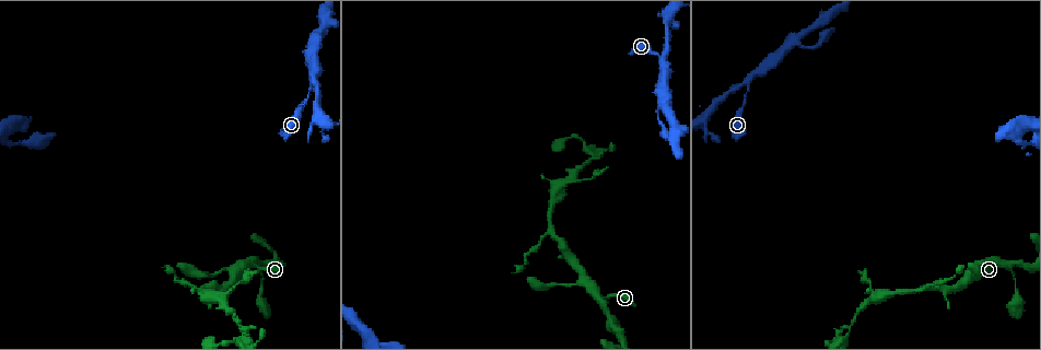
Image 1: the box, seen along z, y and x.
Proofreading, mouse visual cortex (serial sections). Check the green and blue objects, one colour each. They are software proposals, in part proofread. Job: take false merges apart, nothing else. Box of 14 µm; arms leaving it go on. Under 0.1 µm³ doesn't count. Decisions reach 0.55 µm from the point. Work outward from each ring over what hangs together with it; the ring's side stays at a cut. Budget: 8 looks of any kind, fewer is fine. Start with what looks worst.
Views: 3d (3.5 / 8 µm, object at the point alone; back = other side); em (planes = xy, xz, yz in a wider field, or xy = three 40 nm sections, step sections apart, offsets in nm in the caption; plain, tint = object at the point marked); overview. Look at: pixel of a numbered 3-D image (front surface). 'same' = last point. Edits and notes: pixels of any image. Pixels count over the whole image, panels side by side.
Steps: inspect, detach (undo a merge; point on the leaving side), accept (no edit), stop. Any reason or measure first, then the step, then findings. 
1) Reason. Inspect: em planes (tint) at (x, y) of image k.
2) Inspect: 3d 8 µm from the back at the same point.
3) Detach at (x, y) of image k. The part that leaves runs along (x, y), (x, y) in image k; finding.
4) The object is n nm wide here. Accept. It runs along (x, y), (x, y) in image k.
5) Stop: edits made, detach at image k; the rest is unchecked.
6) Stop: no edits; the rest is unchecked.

Two arms in line, one across. Inspect: 3d 3.5 µm at (664, 57) of image 1.

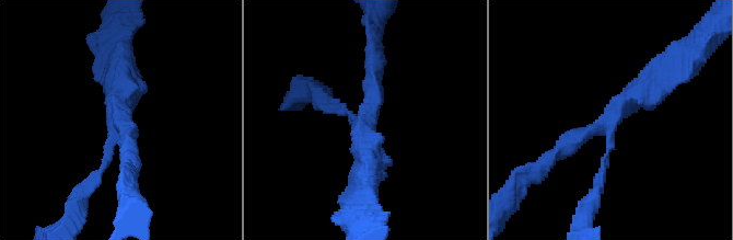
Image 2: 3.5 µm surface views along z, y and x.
3 arms meet here; the arms are 150, 200, 400 nm wide; now the EM. Inspect: em planes (tint) at (364, 120) of image 2.

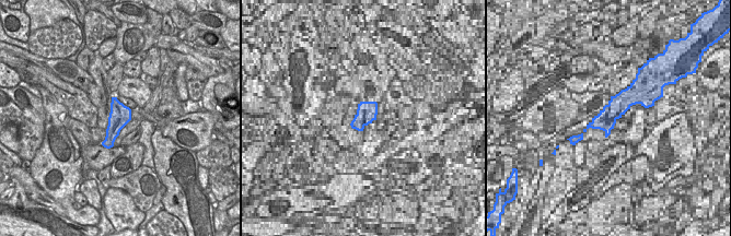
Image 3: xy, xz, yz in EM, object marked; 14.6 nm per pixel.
Accept. It runs along (598, 186), (611, 120), (663, 72) in image 2; continuous, no second cell.

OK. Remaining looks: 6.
Inspect: 3d 3.5 µm from the back at (229, 309) of image 1.

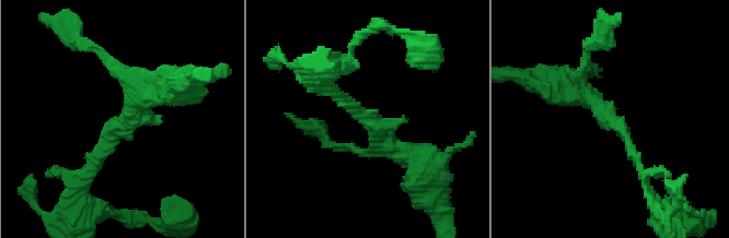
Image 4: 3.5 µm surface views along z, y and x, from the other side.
The arms are 150, 300 nm wide; now the EM. Inspect: em xy step 1 (plain) at (122, 123) of image 4.

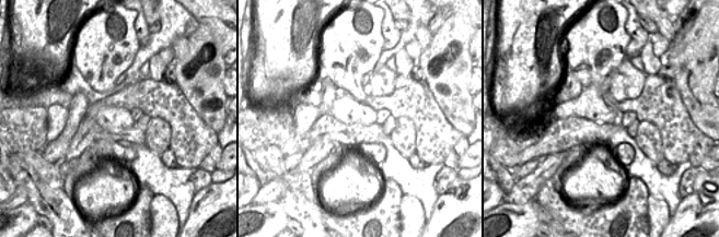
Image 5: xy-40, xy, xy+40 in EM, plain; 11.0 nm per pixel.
Inspect: em xy step 1 (tint) at the same point.

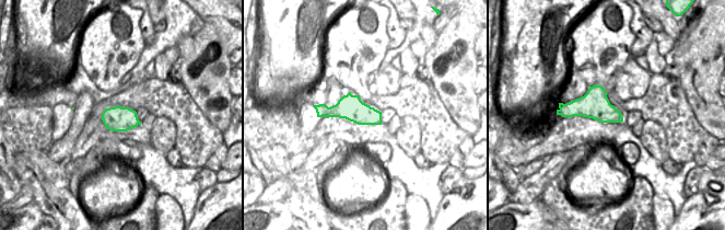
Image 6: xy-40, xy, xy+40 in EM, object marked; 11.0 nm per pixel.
Accept. It runs along (172, 91), (138, 100), (88, 178) in image 4; one cell here.

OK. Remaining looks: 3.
Three arms meet. Inspect: 3d 8 µm at (259, 266) of image 1.

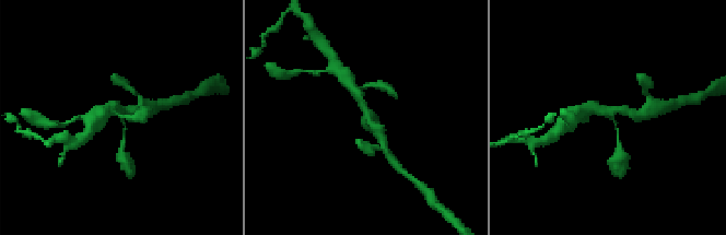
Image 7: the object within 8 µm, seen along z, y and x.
Inspect: em xy step 1 (tint) at (610, 110) of image 7.

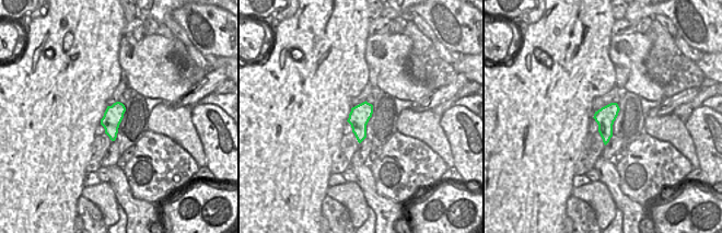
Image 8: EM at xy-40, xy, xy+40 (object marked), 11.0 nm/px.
3 arms meet here. Accept. It runs along (355, 89), (358, 101), (382, 138) in image 7; all the same cell.

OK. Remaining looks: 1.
Stop: no edits; the rest is unchecked.

